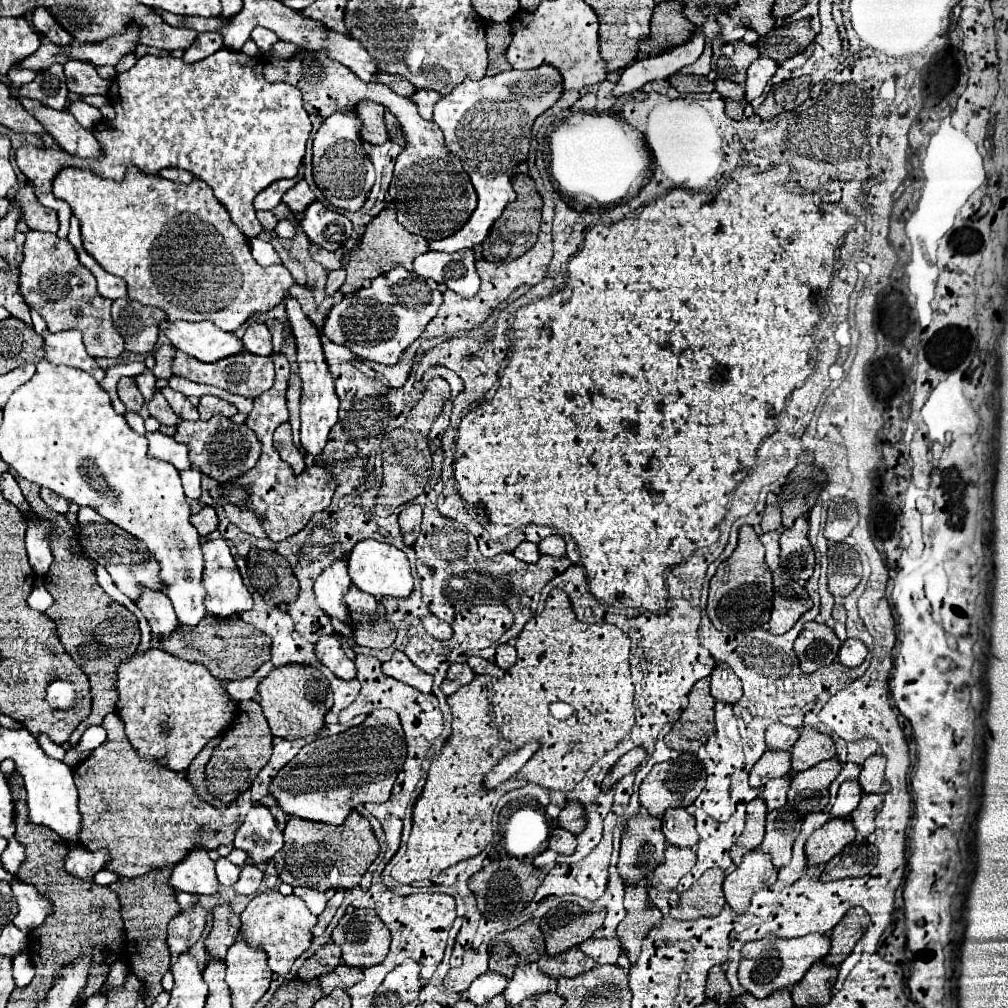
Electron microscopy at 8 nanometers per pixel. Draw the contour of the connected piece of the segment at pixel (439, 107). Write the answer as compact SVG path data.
M512 69L480 81L464 79L434 105L434 123L442 129L446 147L462 159L478 193L478 207L458 233L432 241L430 249L446 253L474 249L484 243L504 207L516 199L512 177L516 175L516 167L524 163L524 71Z

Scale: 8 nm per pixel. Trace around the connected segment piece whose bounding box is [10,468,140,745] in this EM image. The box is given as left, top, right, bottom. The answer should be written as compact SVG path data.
M10 468L10 473L20 485L32 511L38 513L40 519L46 519L52 523L50 549L52 549L54 561L44 577L44 587L52 593L54 605L46 611L46 615L56 621L58 637L60 637L64 649L80 665L80 669L88 675L90 687L92 687L92 713L70 735L70 745L78 745L82 733L90 725L100 725L108 713L116 711L116 665L120 661L128 661L128 657L132 657L132 653L136 653L136 647L140 643L138 619L124 605L114 601L98 585L96 563L86 553L76 555L72 551L72 541L76 541L76 533L74 533L74 527L66 521L66 515L56 513L40 499L40 493L38 493L40 487L36 487L24 477L20 477L12 468Z

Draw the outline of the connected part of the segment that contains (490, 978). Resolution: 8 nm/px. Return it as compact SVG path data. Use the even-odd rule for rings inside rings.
M488 971L488 973L476 977L476 981L472 981L470 989L466 991L466 997L474 1005L484 1005L486 1001L490 1001L498 993L502 993L506 989L506 983L508 983L508 979L502 973Z

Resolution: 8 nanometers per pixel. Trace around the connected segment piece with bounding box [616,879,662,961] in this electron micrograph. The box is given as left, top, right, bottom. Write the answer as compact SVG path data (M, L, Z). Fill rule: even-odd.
M648 879L638 881L638 885L634 887L626 887L626 897L624 897L626 917L620 921L616 929L616 935L622 941L622 949L630 961L636 961L646 933L652 927L656 927L662 917L660 909L648 899L646 885Z

